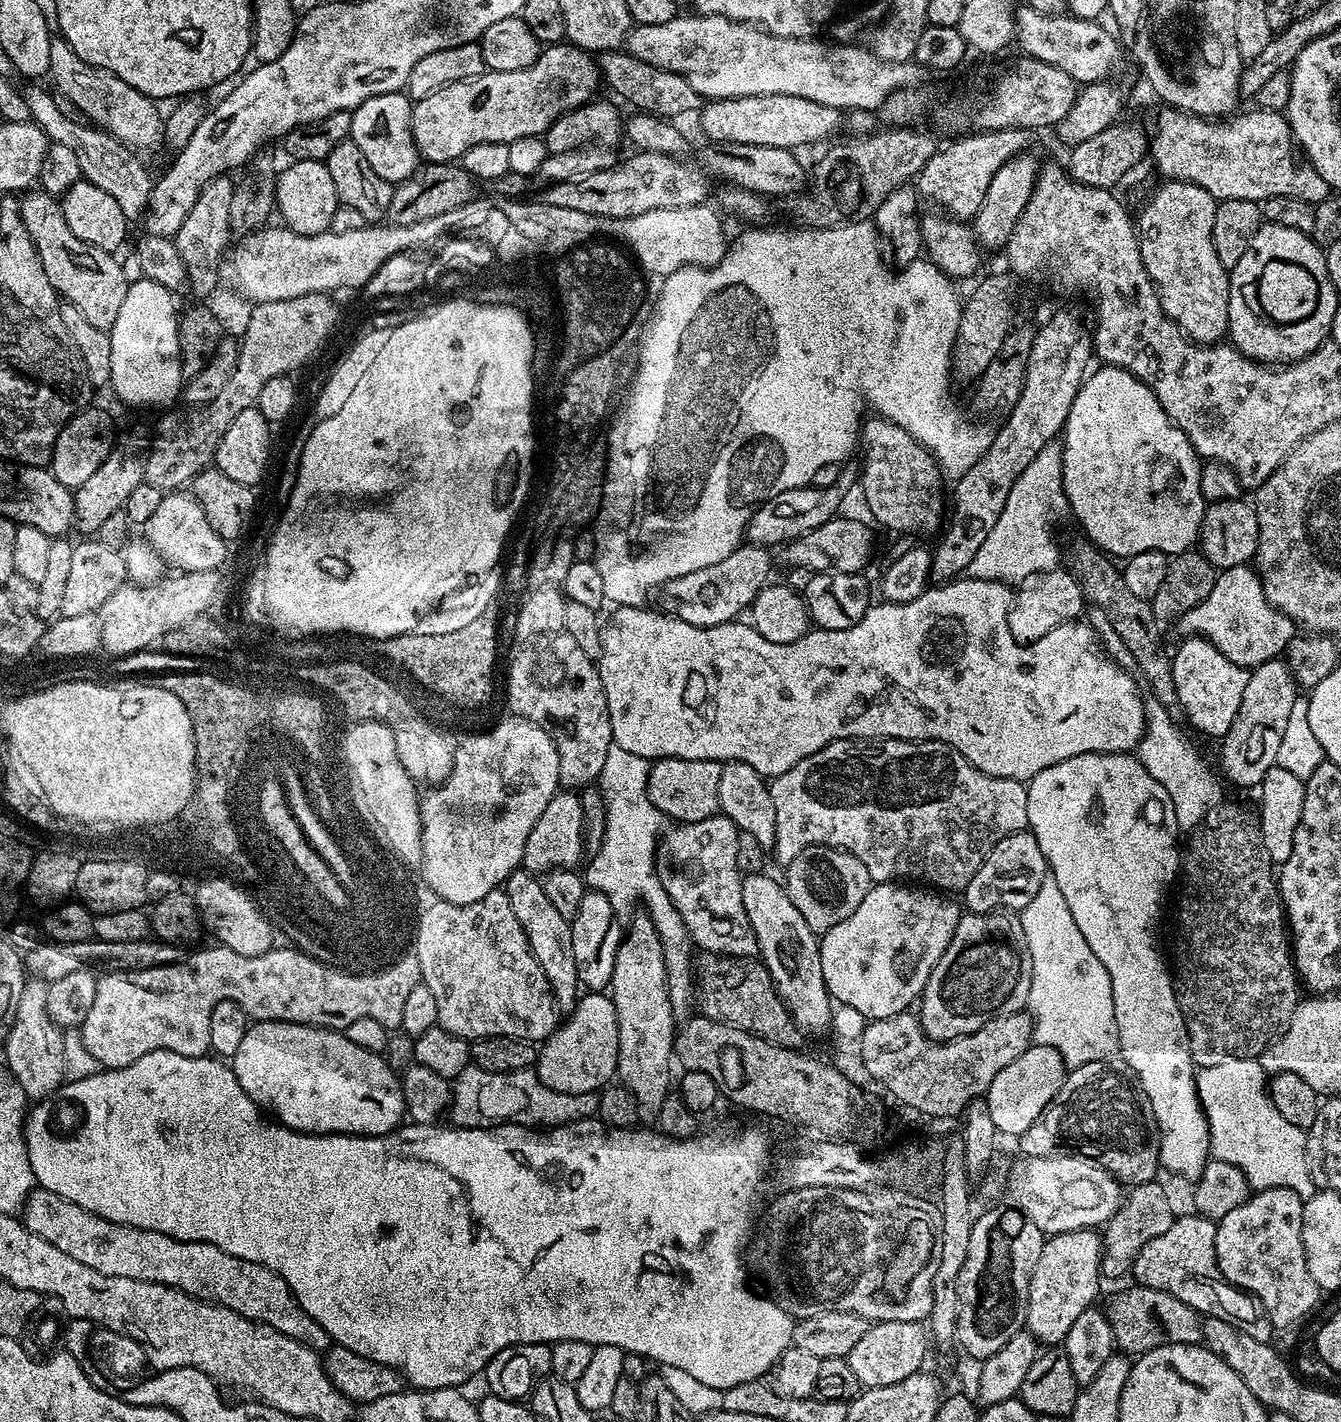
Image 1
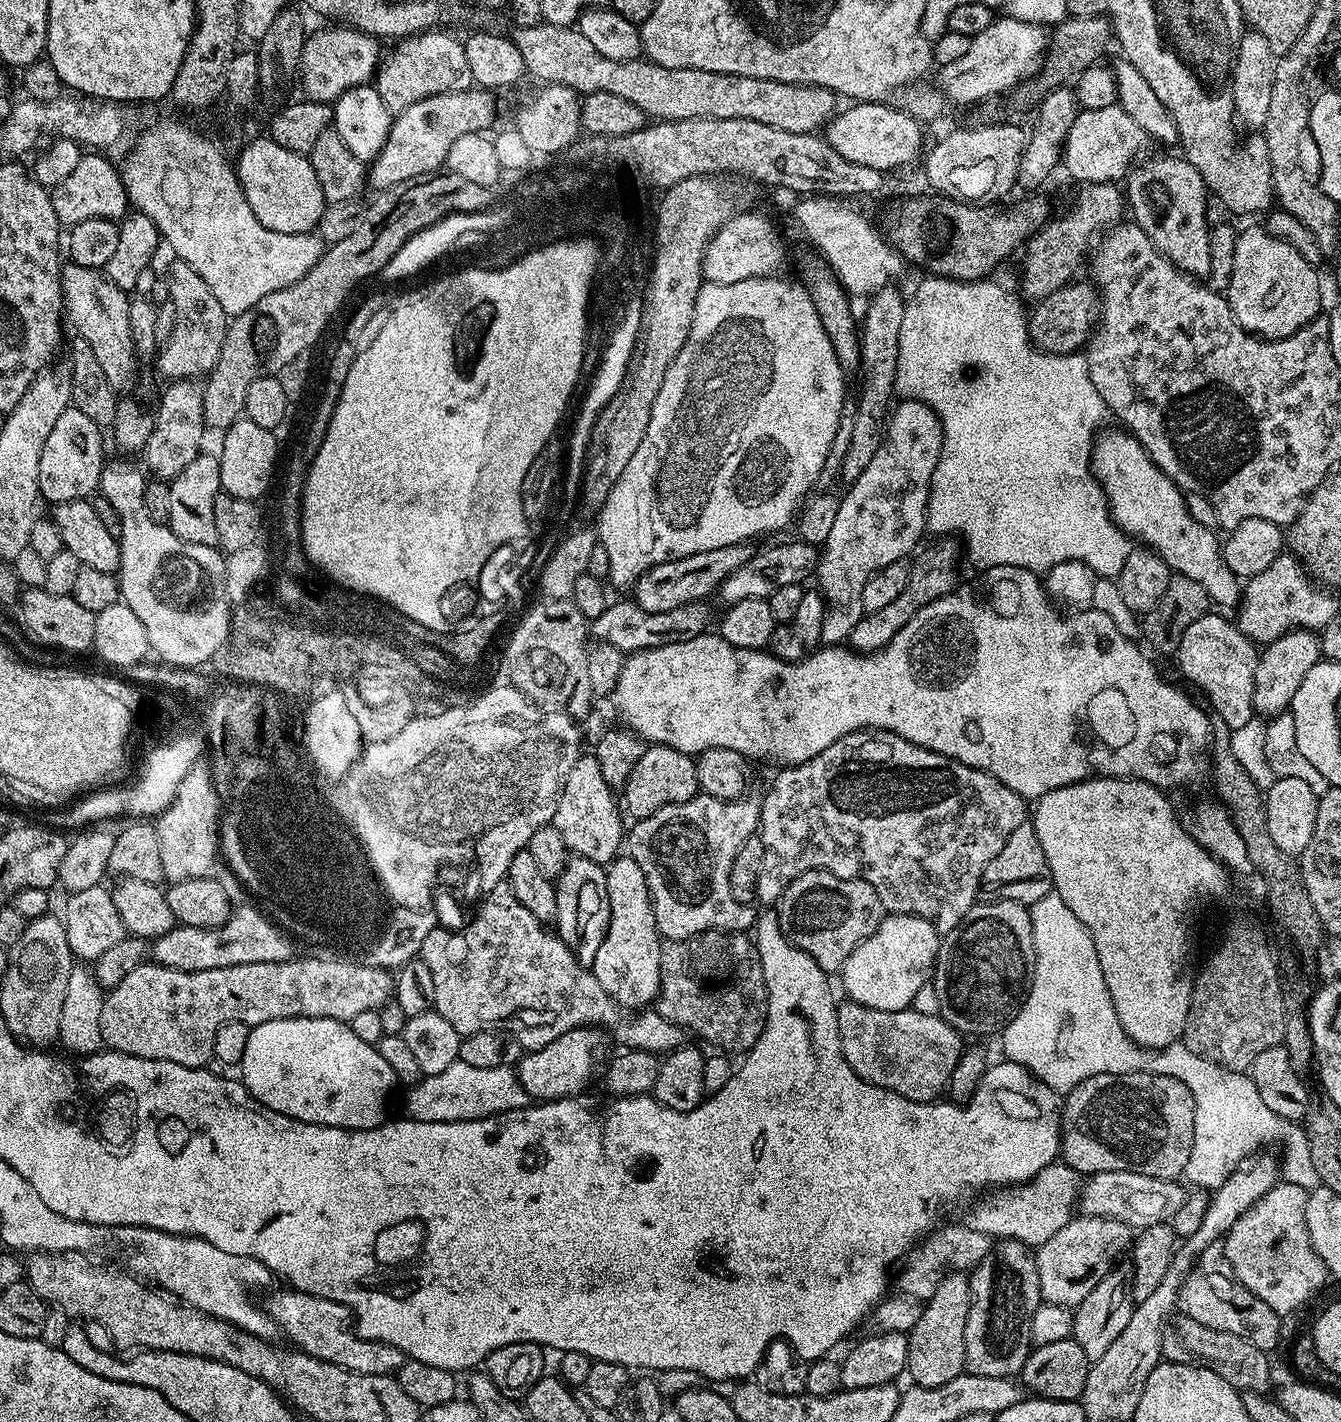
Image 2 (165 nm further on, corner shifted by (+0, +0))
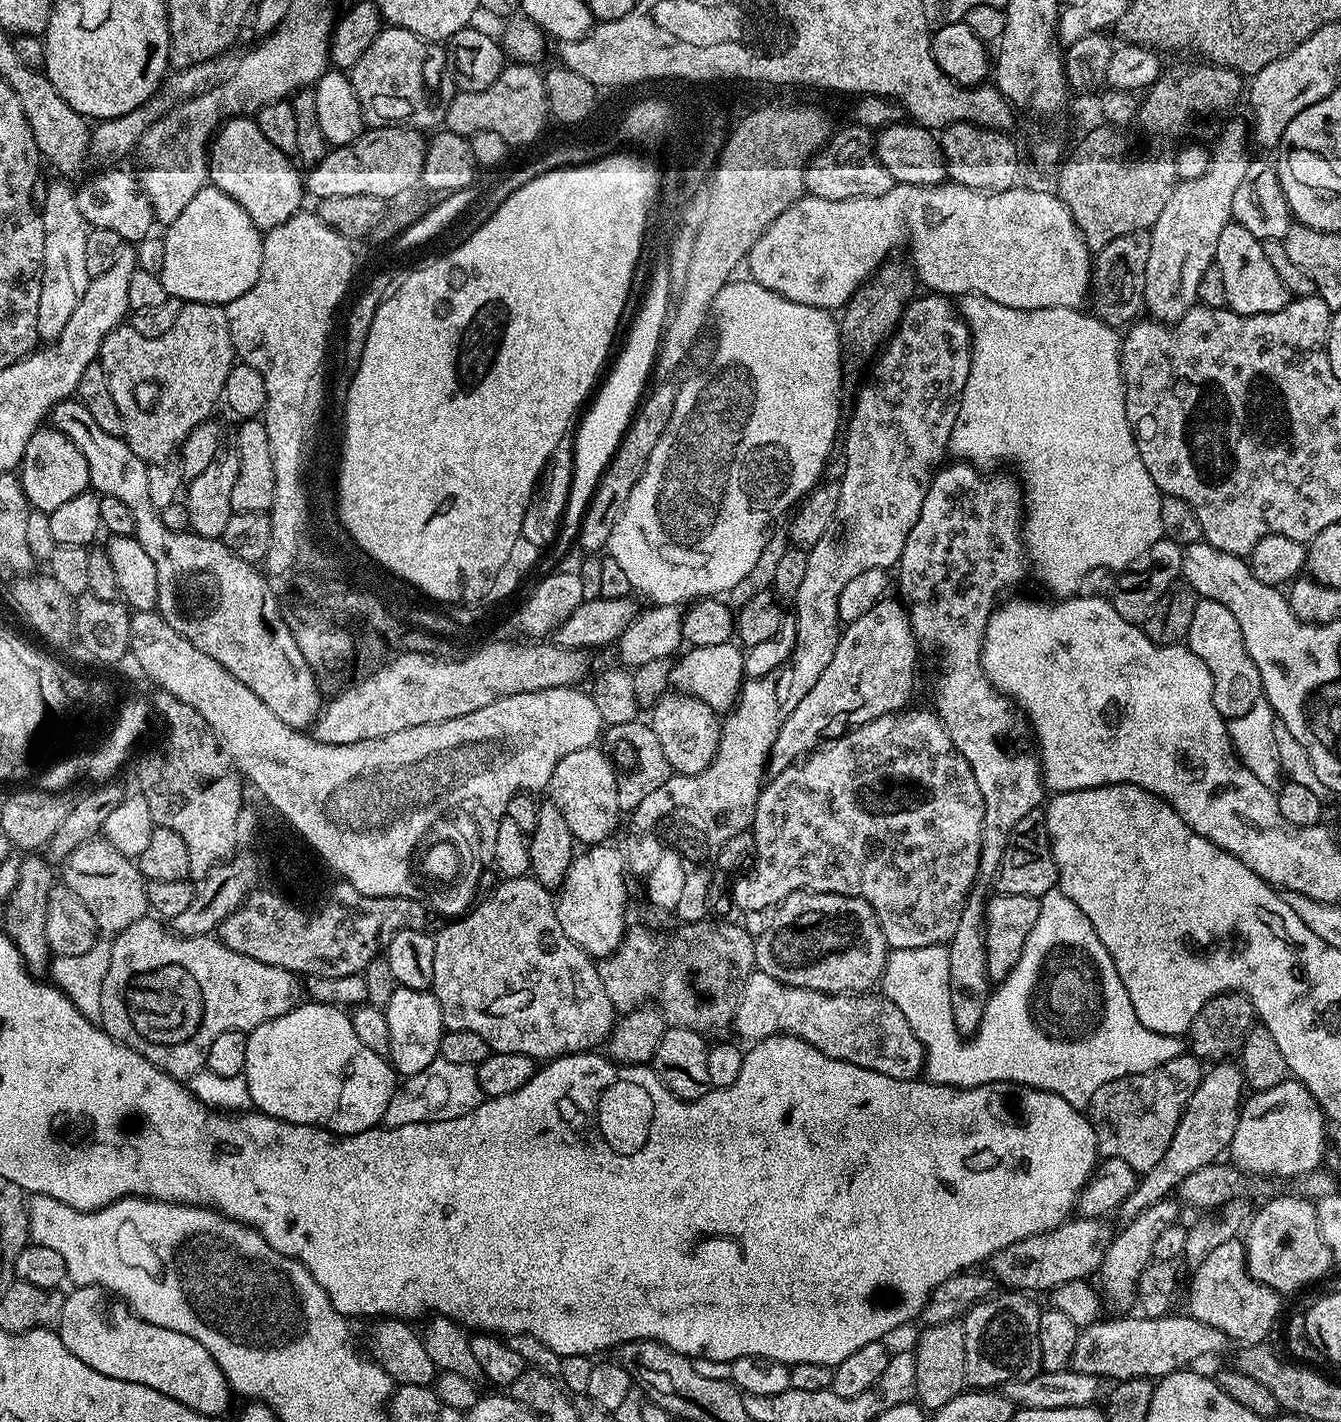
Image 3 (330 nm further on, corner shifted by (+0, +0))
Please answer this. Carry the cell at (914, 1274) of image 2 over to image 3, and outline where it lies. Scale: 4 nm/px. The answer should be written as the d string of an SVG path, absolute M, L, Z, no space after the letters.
M1072 1218L1054 1230L1006 1246L1001 1252L993 1254L991 1275L1009 1289L1025 1294L1048 1294L1052 1289L1062 1286L1062 1282L1088 1280L1091 1272L1092 1275L1099 1273L1104 1252L1110 1243L1112 1232L1104 1223L1103 1219Z

